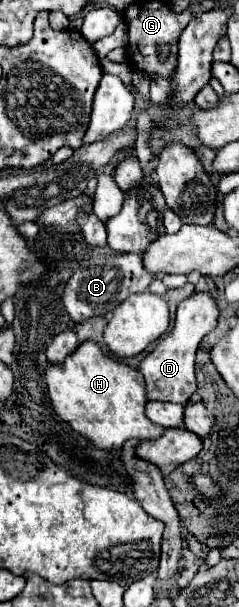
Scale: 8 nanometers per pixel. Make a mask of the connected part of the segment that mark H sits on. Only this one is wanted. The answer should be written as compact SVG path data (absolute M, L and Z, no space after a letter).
M85 341L71 357L67 357L67 361L63 361L63 365L49 367L45 383L55 413L77 433L87 437L97 449L117 451L129 439L153 441L163 435L165 427L155 425L145 415L147 393L141 373L125 363L105 357L97 343Z

